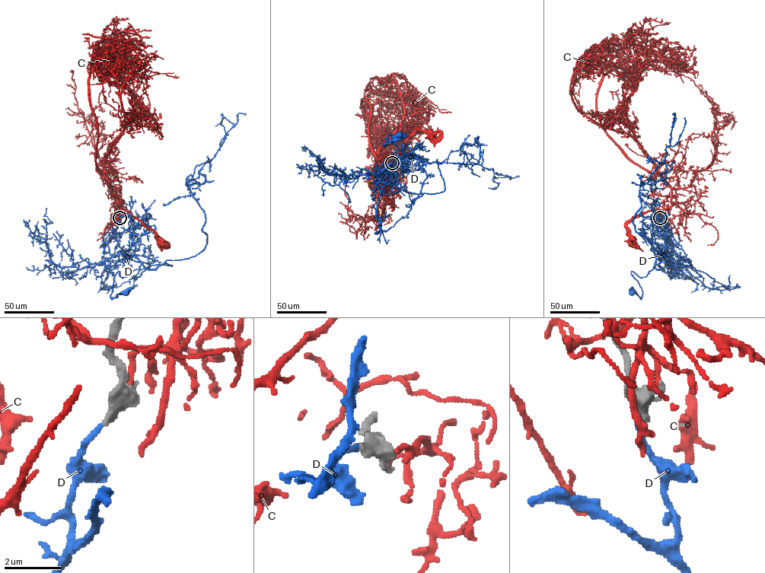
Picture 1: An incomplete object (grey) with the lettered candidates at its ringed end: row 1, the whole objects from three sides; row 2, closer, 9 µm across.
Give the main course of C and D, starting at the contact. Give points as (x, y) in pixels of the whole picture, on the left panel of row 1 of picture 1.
C: (120, 217), (123, 200), (97, 165), (90, 68), (130, 128), (149, 123), (158, 135)
D: (119, 218), (109, 252), (111, 256), (134, 255), (141, 265), (125, 277), (117, 272), (110, 297), (126, 292)

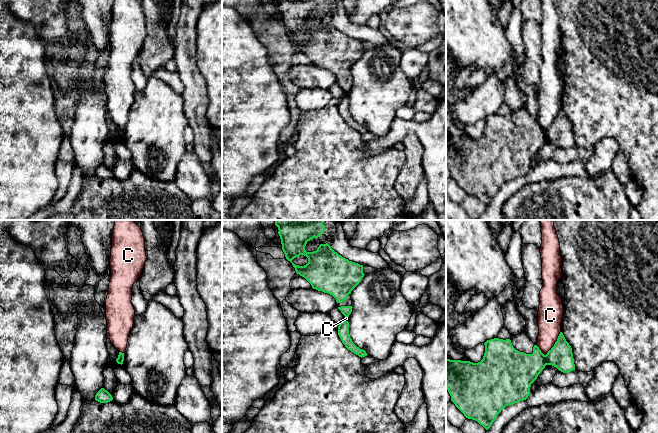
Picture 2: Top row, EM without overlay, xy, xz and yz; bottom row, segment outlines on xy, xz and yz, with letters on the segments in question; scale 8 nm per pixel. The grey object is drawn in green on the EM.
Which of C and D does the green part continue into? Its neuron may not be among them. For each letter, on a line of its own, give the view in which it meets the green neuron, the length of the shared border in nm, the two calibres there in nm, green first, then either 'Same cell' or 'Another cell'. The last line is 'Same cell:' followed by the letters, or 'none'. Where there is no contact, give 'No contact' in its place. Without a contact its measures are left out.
C: Touches green in yz. Shared border 240 nm. Thickness 190 nm (green) against 200 nm. Another cell
D: No contact. Same cell
Same cell: D

